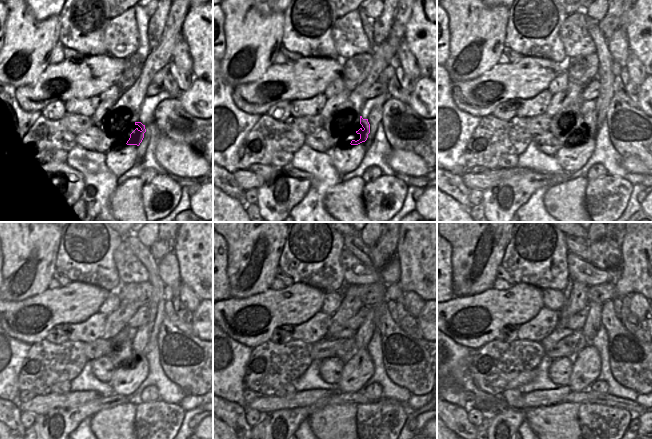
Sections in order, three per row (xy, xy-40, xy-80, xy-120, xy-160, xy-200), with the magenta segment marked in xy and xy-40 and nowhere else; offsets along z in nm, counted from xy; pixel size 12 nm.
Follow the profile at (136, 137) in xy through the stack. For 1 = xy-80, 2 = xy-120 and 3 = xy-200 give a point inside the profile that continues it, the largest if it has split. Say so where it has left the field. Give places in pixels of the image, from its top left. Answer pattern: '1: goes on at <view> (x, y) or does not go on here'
1: goes on at xy-80 (589, 119)
2: goes on at xy-120 (140, 340)
3: goes on at xy-200 (593, 322)

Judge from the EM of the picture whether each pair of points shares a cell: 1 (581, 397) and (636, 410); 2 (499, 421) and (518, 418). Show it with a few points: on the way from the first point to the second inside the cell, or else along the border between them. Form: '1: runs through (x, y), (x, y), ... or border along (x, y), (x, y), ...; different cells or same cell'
1: runs through (595, 397), (600, 400), (622, 403); same cell
2: runs through (504, 419), (513, 418); same cell

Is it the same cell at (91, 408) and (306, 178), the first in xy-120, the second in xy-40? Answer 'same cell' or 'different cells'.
same cell

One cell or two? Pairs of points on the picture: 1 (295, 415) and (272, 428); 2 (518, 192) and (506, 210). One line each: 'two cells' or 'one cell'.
1: one cell
2: one cell

